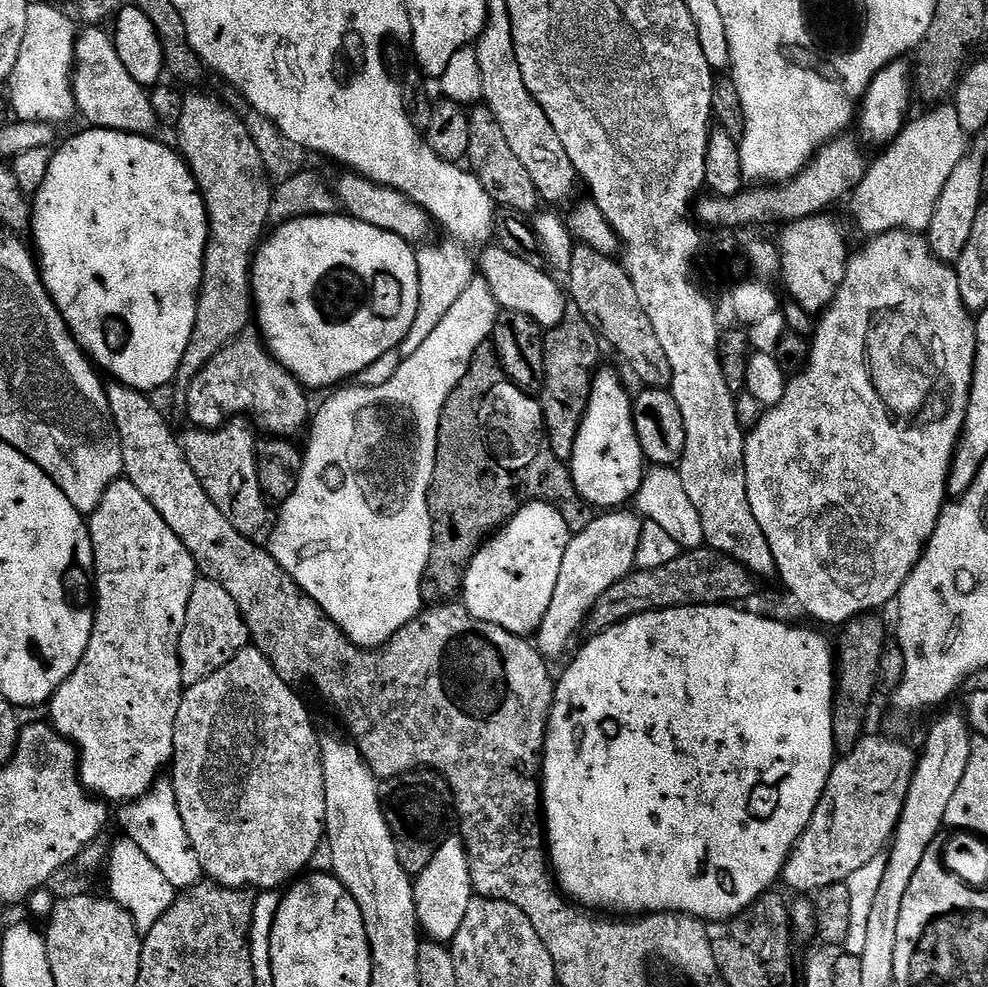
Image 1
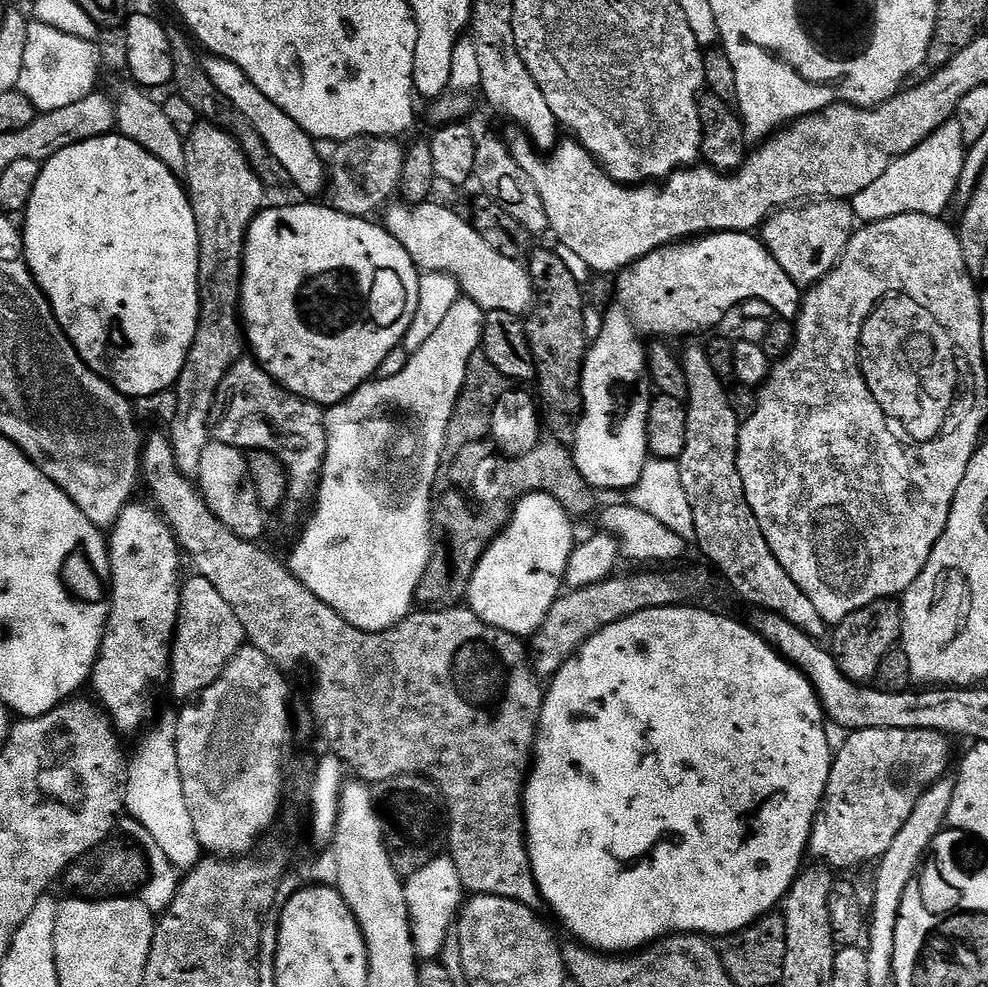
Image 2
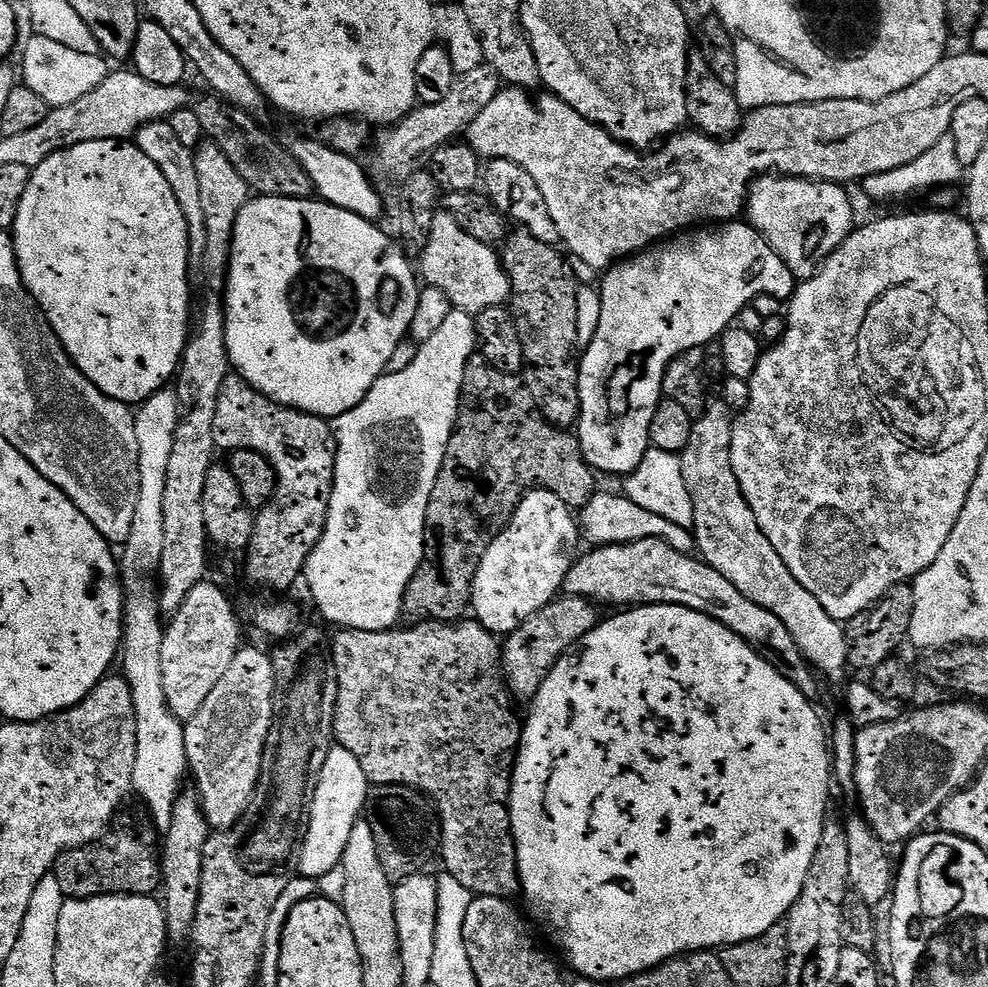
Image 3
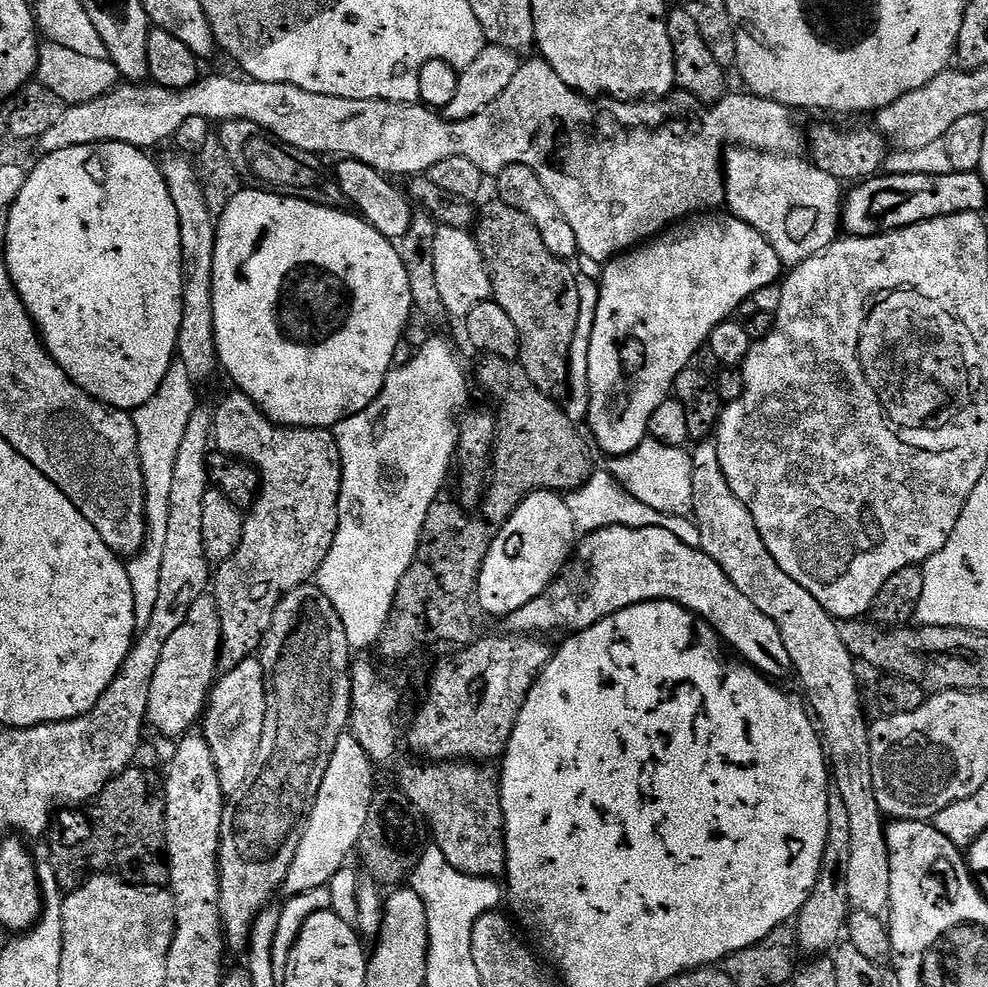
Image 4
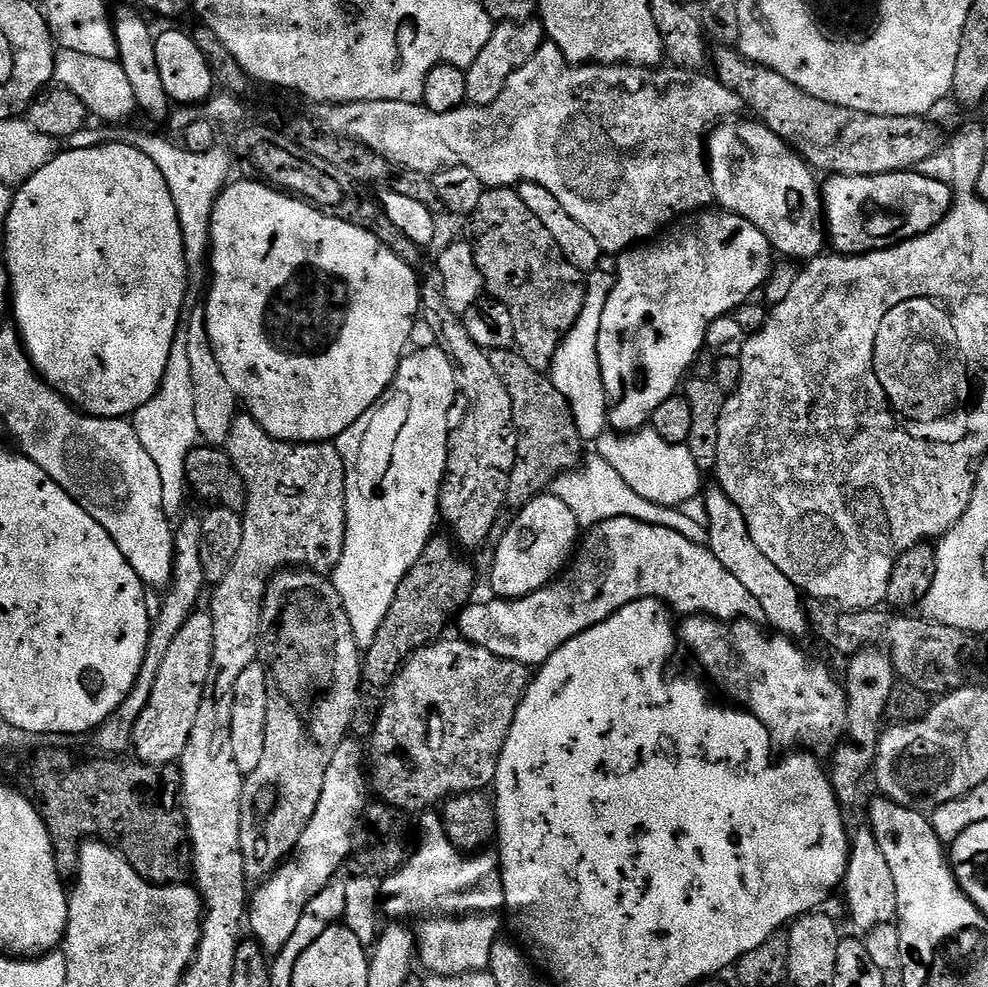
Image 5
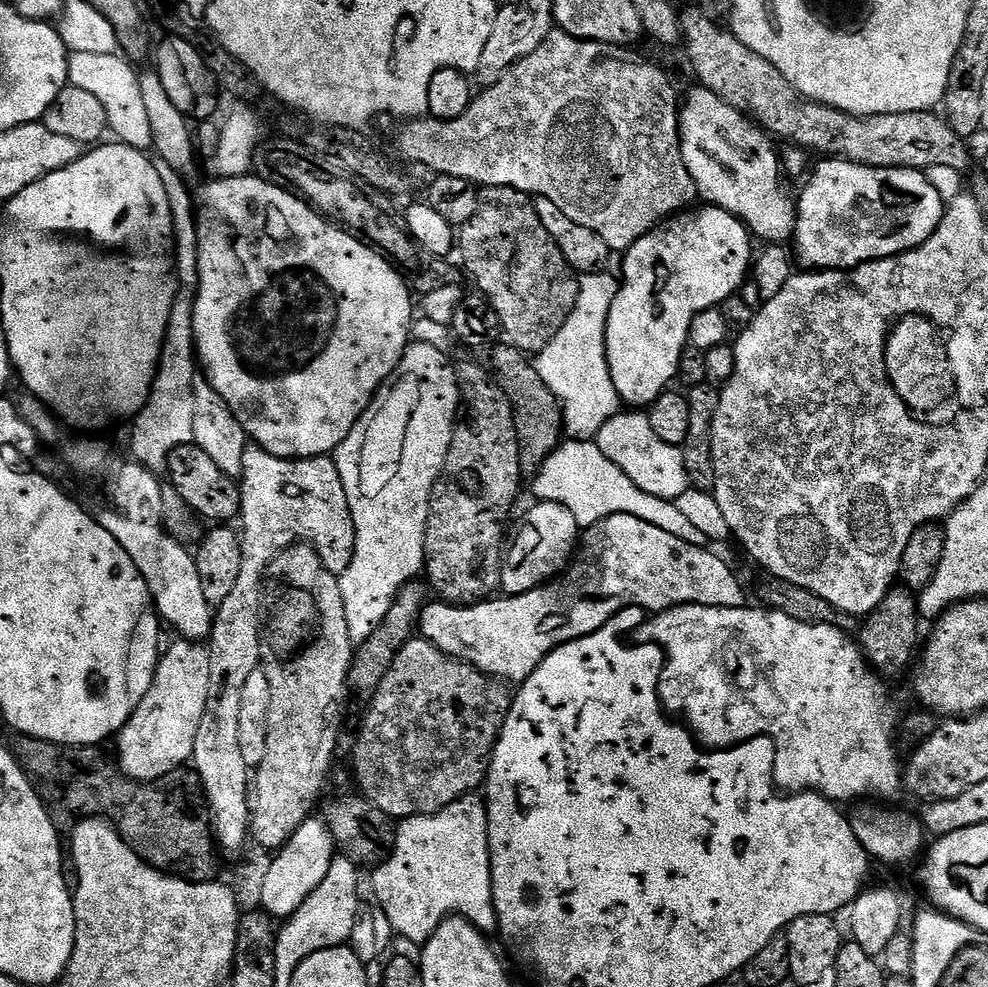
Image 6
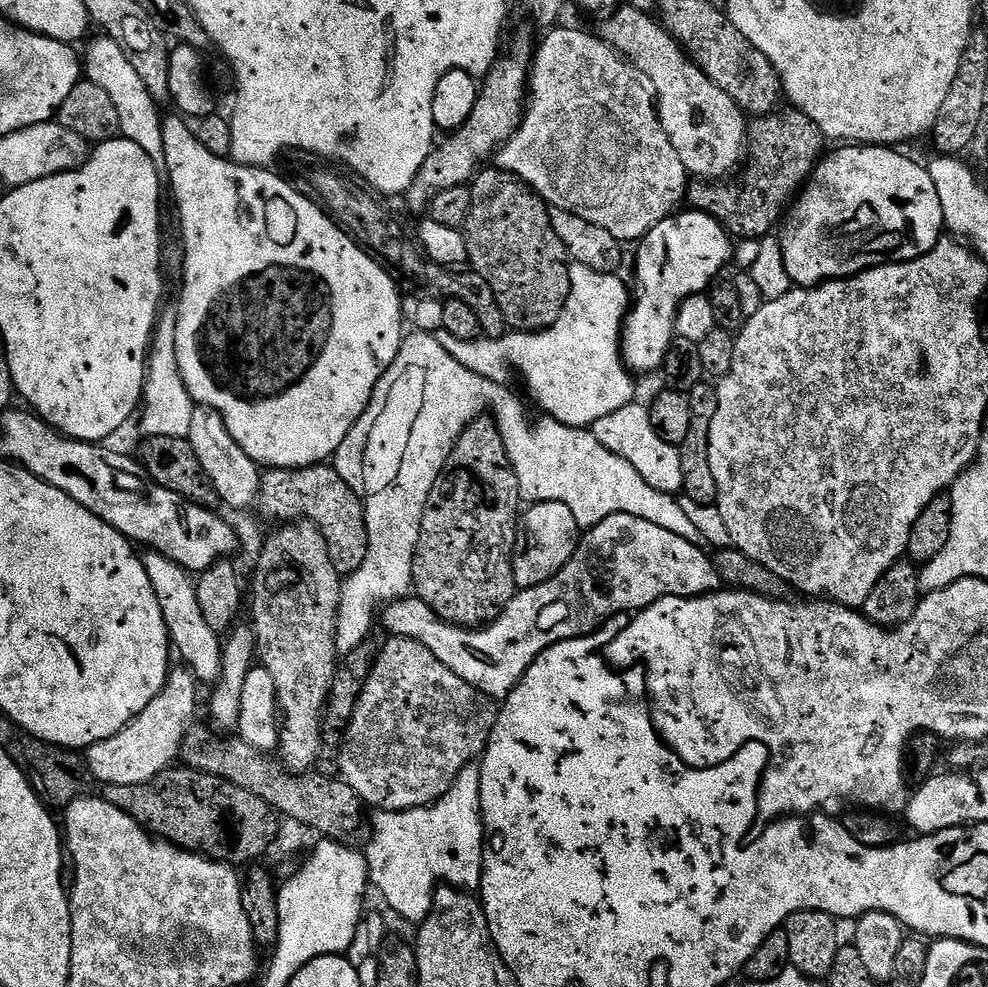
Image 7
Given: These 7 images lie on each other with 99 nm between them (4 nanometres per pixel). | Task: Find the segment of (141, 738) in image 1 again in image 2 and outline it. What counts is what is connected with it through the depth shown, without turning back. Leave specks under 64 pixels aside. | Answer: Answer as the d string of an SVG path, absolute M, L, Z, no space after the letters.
M129 502L121 510L106 536L110 577L108 621L90 677L90 688L100 699L99 707L120 734L138 731L152 716L147 692L155 680L169 675L170 645L180 613L182 587L182 549L176 543L176 535L159 511L136 503Z

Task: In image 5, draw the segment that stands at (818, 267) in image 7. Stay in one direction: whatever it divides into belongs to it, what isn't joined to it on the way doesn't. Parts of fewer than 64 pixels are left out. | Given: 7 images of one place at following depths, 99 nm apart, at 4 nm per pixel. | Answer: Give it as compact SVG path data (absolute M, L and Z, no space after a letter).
M918 170L887 172L877 176L834 176L829 175L822 184L822 219L828 223L826 236L832 239L837 253L859 256L862 252L877 252L879 248L891 248L904 240L912 240L923 232L930 231L940 220L941 181L926 178Z

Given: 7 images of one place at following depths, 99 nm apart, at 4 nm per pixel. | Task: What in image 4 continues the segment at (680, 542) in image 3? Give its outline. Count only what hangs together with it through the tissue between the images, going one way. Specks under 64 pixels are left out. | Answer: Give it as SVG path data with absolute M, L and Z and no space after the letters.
M607 470L593 471L592 476L580 488L567 493L570 514L574 518L577 529L597 532L610 526L630 526L631 528L665 528L674 534L674 538L682 538L686 546L700 547L700 535L695 523L686 516L667 516L658 510L650 510L646 502L638 502Z

